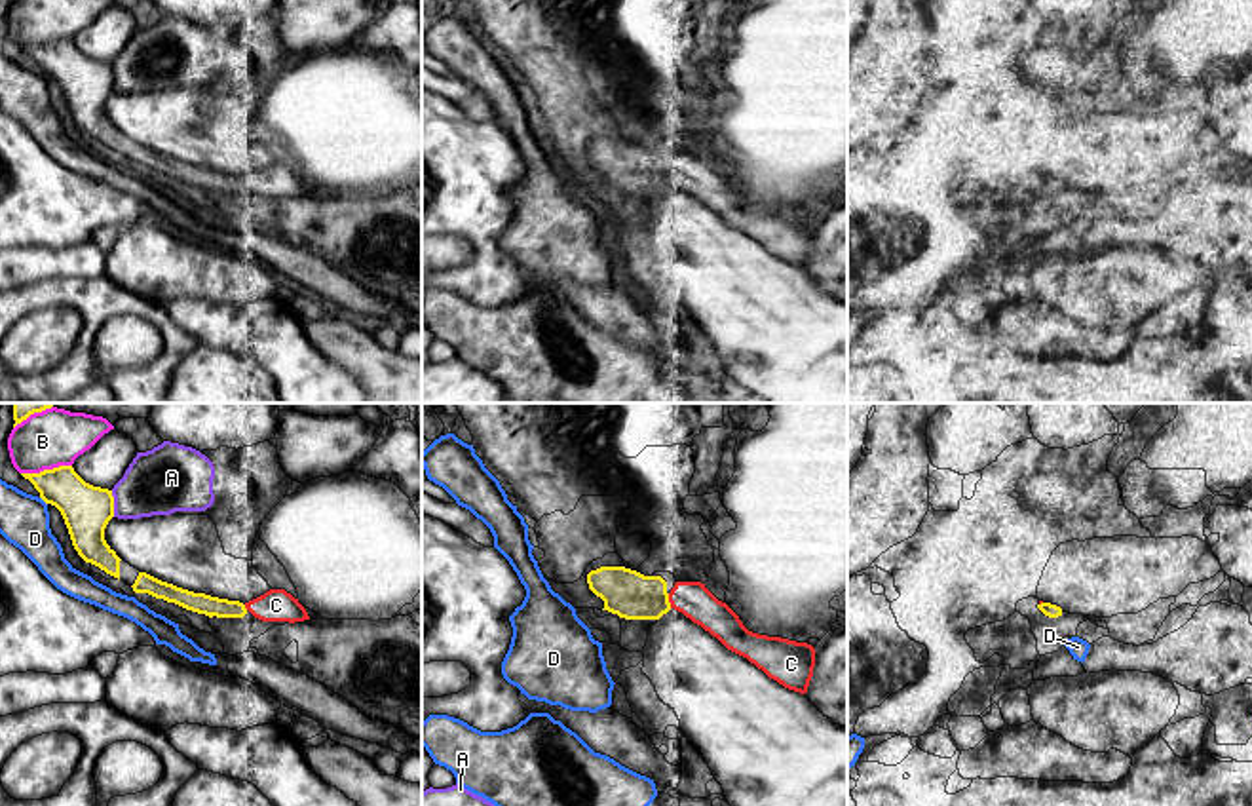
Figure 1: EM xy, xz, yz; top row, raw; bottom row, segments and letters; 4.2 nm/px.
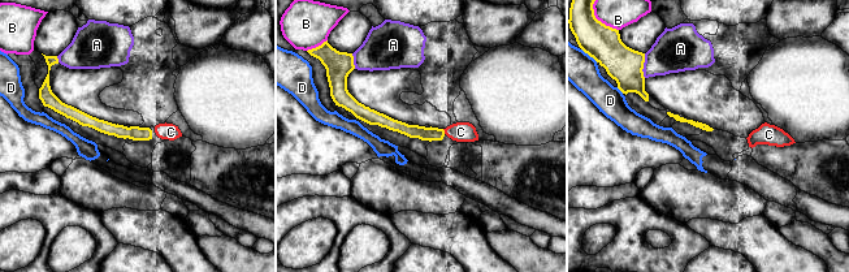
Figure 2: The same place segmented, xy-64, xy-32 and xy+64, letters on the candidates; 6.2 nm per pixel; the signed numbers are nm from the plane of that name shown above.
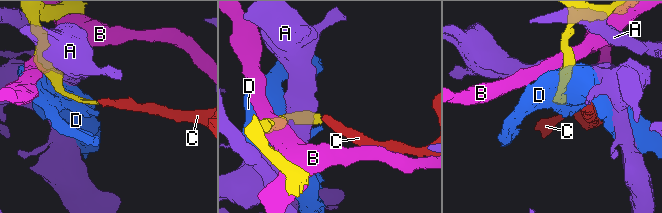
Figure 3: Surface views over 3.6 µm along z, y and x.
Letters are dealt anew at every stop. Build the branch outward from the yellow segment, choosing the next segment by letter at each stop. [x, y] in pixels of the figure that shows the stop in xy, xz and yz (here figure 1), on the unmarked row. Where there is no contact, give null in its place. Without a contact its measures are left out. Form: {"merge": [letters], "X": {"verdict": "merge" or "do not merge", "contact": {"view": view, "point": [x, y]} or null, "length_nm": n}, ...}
{"merge": ["C"], "A": {"verdict": "do not merge", "contact": {"view": "xy", "point": [113, 78]}, "length_nm": 110}, "B": {"verdict": "do not merge", "contact": {"view": "xy", "point": [46, 44]}, "length_nm": 220}, "C": {"verdict": "merge", "contact": {"view": "xz", "point": [667, 175]}, "length_nm": 70}, "D": {"verdict": "do not merge", "contact": {"view": "xy", "point": [42, 73]}, "length_nm": 50}}

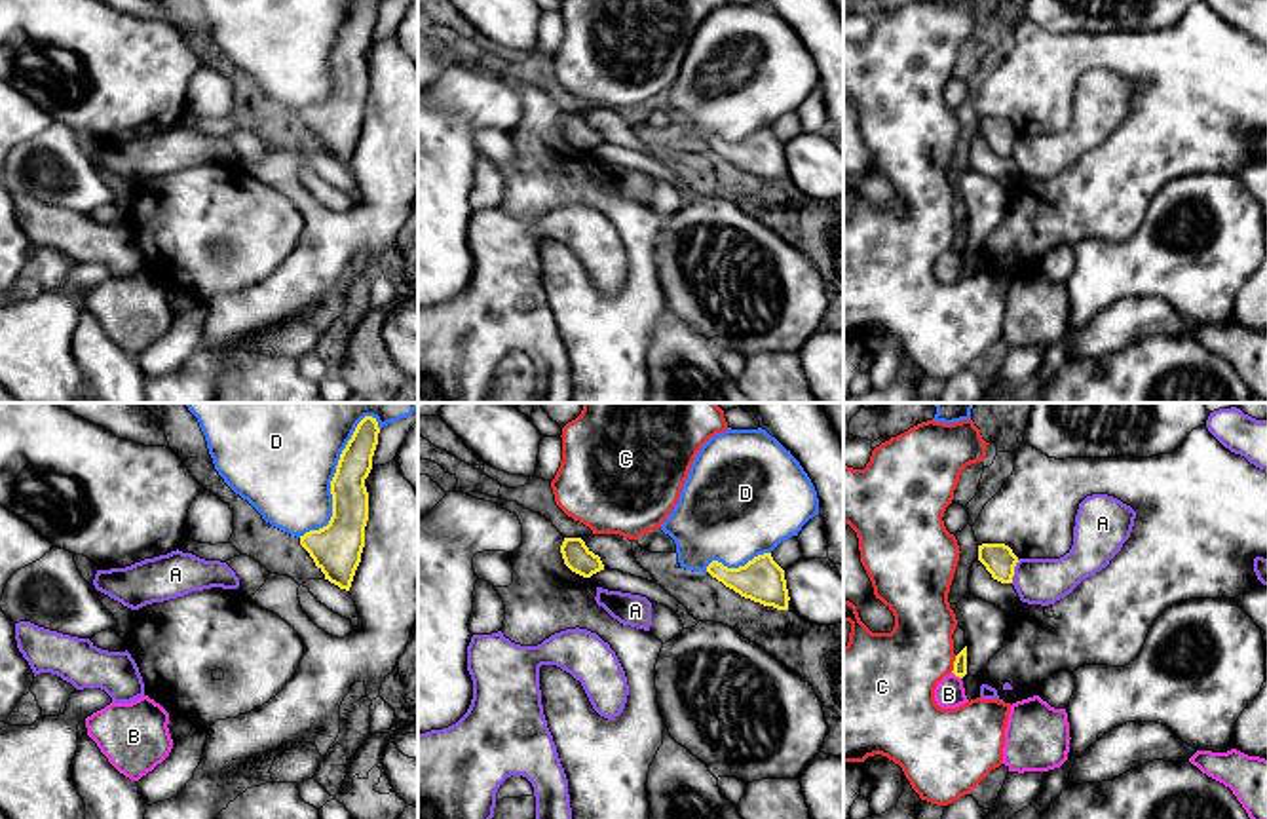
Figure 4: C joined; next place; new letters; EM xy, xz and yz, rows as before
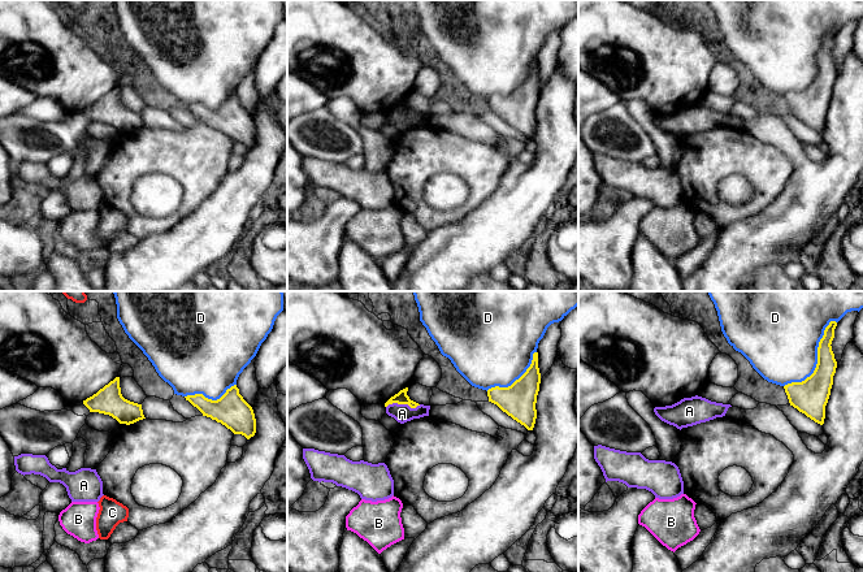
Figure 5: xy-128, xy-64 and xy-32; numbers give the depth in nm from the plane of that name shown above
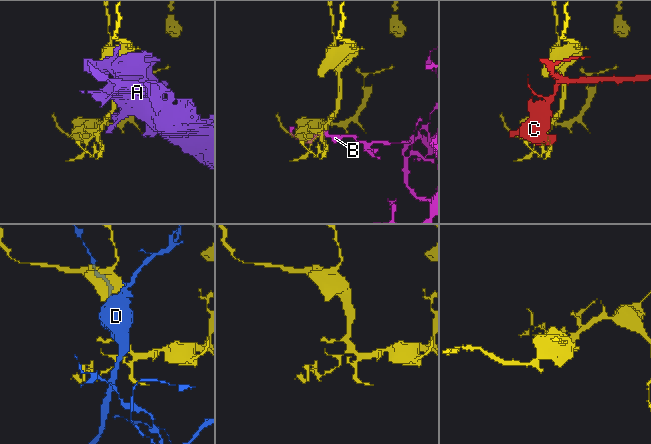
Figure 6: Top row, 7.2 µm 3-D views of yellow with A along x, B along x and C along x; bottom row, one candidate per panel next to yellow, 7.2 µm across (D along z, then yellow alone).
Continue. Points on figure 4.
{"merge": [], "A": {"verdict": "do not merge", "contact": {"view": "yz", "point": [1013, 145]}, "length_nm": 110}, "B": {"verdict": "do not merge", "contact": {"view": "yz", "point": [956, 249]}, "length_nm": 50}, "C": {"verdict": "do not merge", "contact": {"view": "yz", "point": [954, 238]}, "length_nm": 80}, "D": {"verdict": "do not merge", "contact": {"view": "xy", "point": [331, 63]}, "length_nm": 550}}

